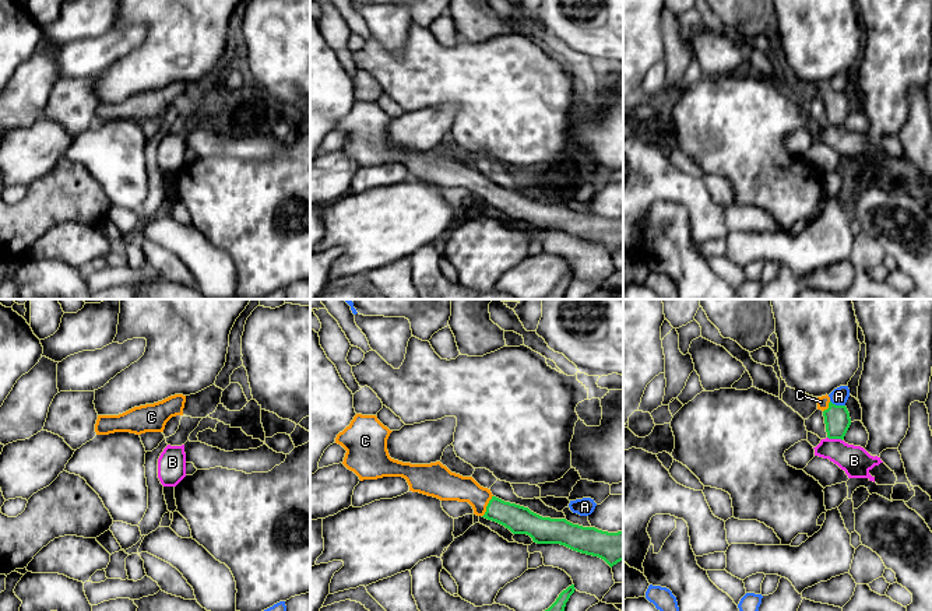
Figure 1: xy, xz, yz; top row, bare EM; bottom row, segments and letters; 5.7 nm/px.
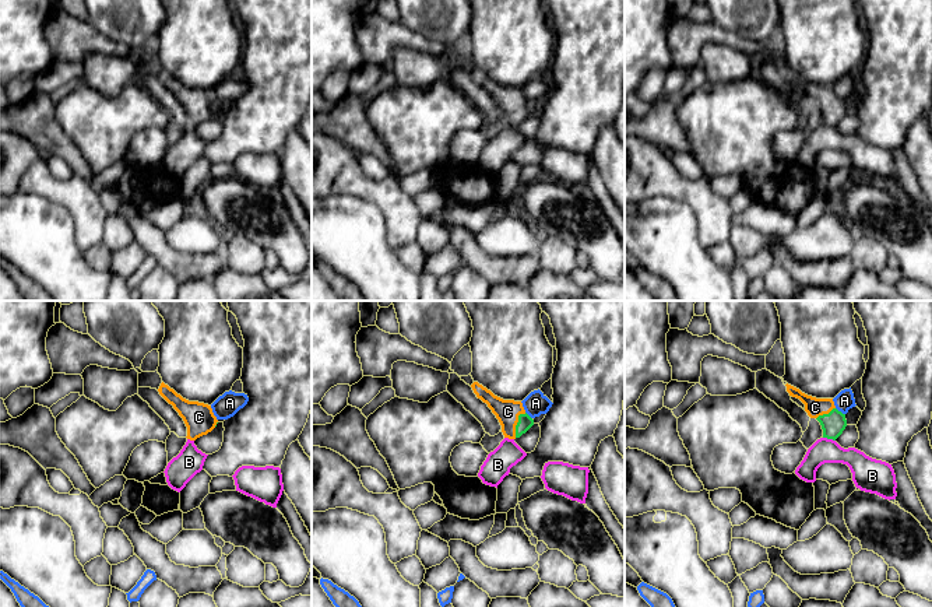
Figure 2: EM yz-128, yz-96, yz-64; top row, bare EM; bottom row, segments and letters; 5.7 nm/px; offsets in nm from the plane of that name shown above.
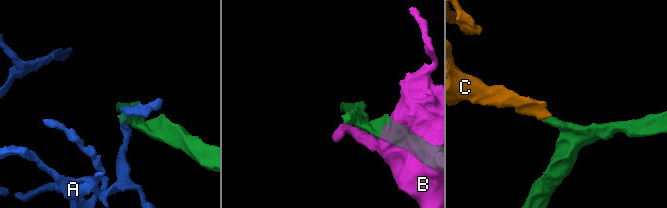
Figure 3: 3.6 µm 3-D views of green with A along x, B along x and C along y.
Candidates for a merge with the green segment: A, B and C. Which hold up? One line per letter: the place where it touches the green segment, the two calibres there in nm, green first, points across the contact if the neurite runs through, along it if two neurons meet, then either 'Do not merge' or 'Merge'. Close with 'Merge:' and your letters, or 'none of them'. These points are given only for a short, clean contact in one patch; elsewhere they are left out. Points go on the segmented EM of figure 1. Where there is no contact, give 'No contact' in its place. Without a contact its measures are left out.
A: Touches green at yz (837, 406). Thickness 150 nm (green) against 100 nm. Do not merge
B: Touches green at yz (834, 438). Thickness 150 nm (green) against 170 nm. Do not merge
C: Touches green at xz (486, 506). Thickness 160 nm (green) against 160 nm. Path across: xz (520, 520), (486, 506), (471, 491), (449, 485). Merge
Merge: C

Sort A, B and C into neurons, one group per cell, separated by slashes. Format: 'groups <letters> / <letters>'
groups A / B / C

